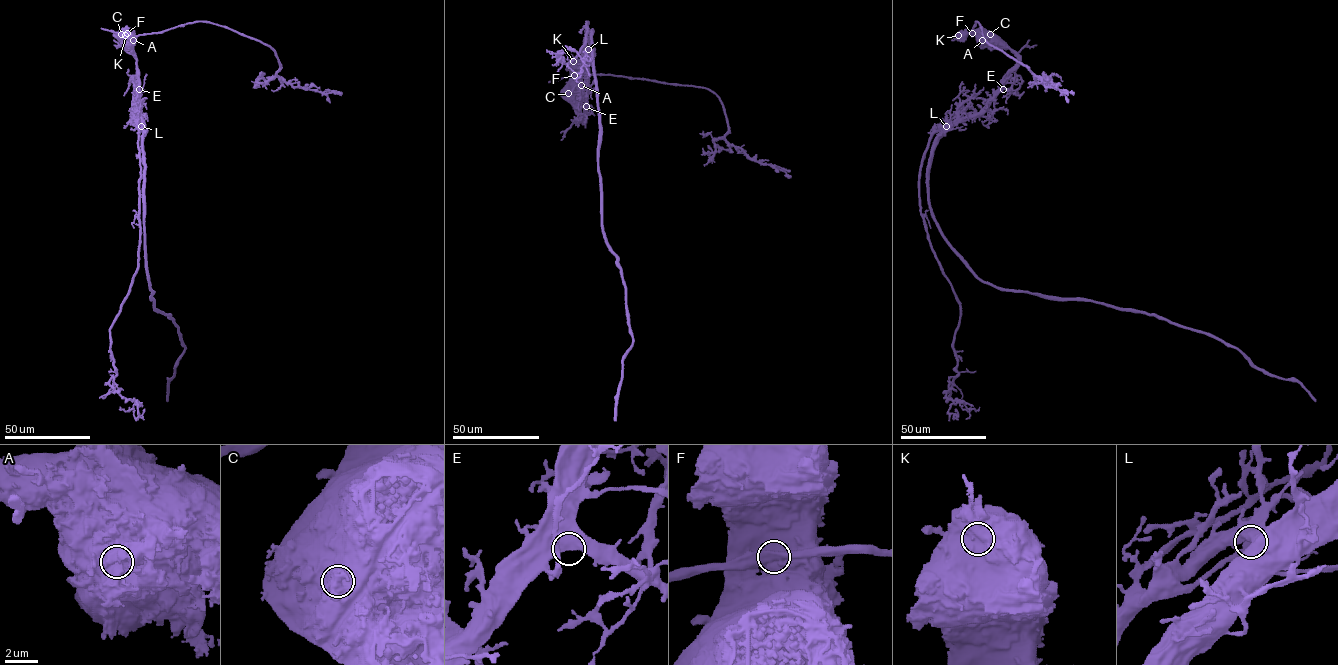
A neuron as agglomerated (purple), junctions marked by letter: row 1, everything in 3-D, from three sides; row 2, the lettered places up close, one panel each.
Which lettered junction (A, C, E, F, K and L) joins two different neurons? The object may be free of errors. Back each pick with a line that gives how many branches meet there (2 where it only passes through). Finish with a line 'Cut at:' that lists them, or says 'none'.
F: 1
Cut at: F

